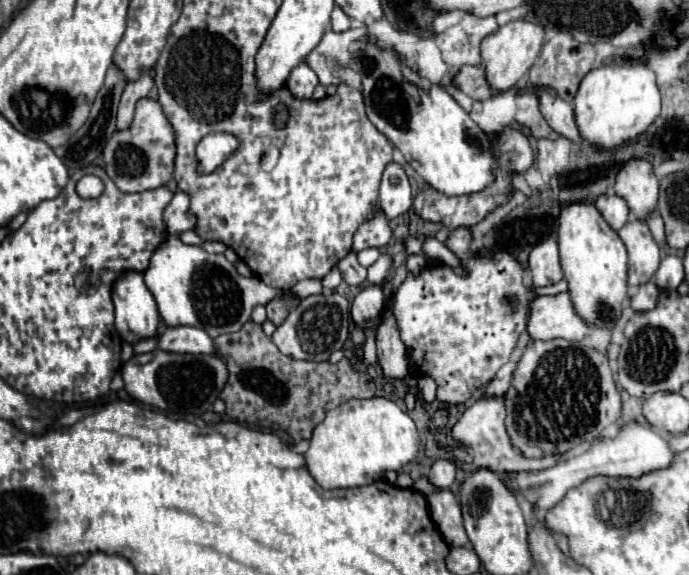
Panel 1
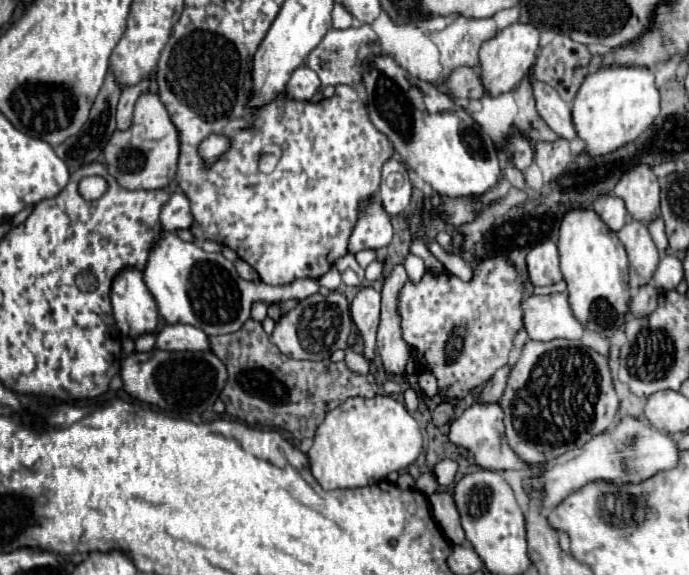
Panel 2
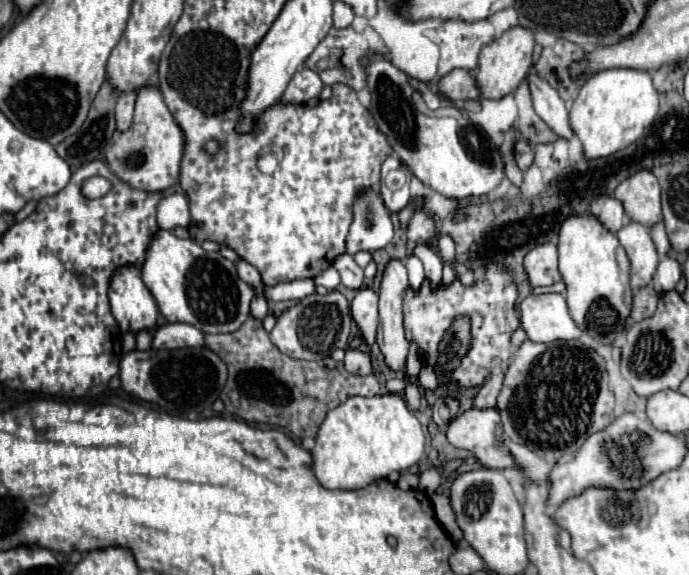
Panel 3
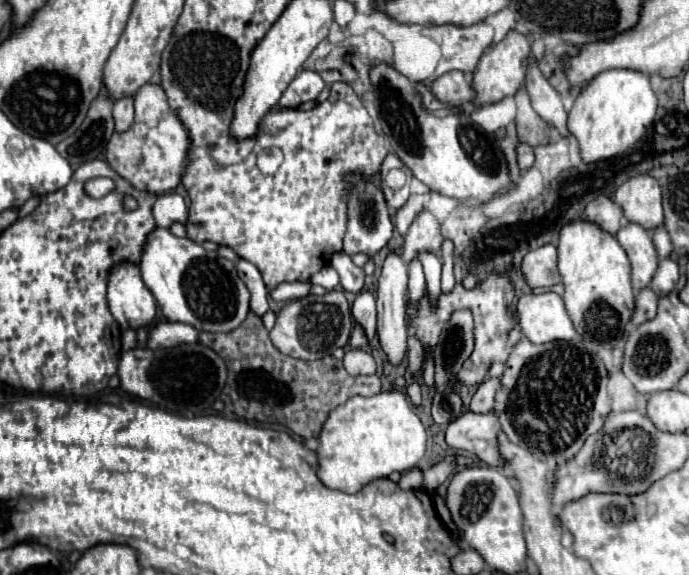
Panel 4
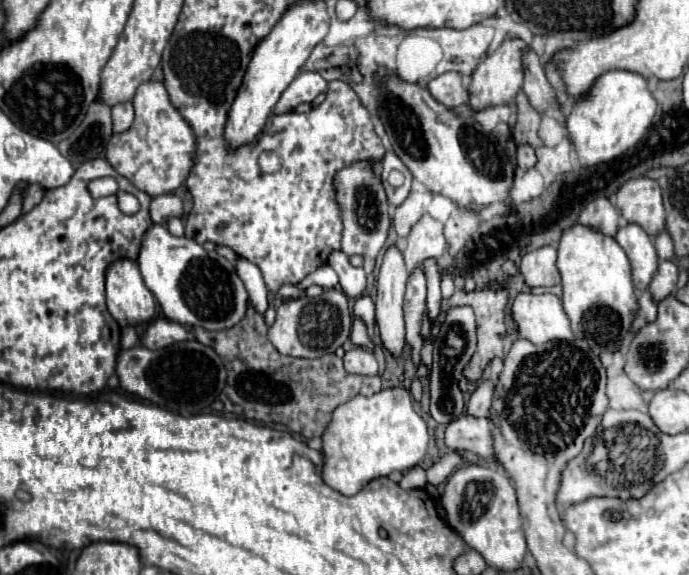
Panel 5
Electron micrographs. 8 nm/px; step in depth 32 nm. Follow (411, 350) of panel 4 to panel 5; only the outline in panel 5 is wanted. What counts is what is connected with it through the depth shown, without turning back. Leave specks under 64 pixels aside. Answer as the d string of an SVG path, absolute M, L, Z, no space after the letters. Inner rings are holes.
M417 268L409 277L404 295L404 314L406 314L406 342L412 350L412 362L420 366L420 348L424 344L420 336L420 318L426 308L427 284L424 272Z

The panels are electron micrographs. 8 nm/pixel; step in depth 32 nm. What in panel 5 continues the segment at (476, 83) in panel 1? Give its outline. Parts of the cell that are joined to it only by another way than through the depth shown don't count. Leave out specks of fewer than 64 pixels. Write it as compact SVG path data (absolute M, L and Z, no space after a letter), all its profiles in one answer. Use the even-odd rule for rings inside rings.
M446 72L428 82L428 90L432 96L448 108L458 108L470 100L470 92L458 72Z

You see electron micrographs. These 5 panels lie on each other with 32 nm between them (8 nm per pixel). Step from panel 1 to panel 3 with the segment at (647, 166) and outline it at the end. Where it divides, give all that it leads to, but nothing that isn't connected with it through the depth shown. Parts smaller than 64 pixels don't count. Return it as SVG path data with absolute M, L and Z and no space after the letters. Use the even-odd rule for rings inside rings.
M640 170L618 184L614 196L624 204L626 214L644 226L656 224L662 218L660 184L650 170Z

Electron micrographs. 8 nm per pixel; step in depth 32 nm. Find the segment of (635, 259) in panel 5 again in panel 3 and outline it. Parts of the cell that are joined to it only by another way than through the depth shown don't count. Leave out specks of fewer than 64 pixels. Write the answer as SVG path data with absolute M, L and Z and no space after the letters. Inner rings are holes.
M630 222L620 232L616 232L620 244L624 246L628 260L630 260L630 284L632 288L648 286L656 266L658 266L658 252L650 238L650 230L644 224Z

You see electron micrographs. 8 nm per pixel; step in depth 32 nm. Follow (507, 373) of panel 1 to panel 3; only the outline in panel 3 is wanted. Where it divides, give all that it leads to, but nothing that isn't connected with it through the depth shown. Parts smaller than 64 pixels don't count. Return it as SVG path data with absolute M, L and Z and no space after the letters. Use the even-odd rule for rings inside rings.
M498 372L498 374L490 376L484 382L484 386L480 388L480 392L476 394L474 406L476 408L490 408L490 406L494 406L496 404L496 398L498 398L498 394L502 390L502 382L504 382L504 372Z

